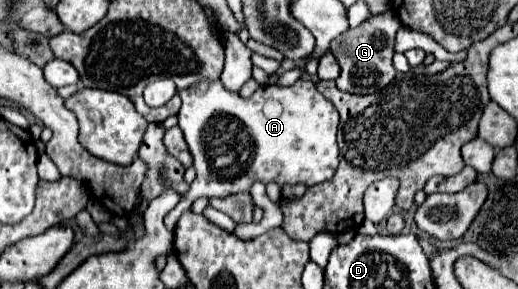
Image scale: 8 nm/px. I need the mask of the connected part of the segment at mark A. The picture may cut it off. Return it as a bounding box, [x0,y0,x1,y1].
[165,79,339,231]

